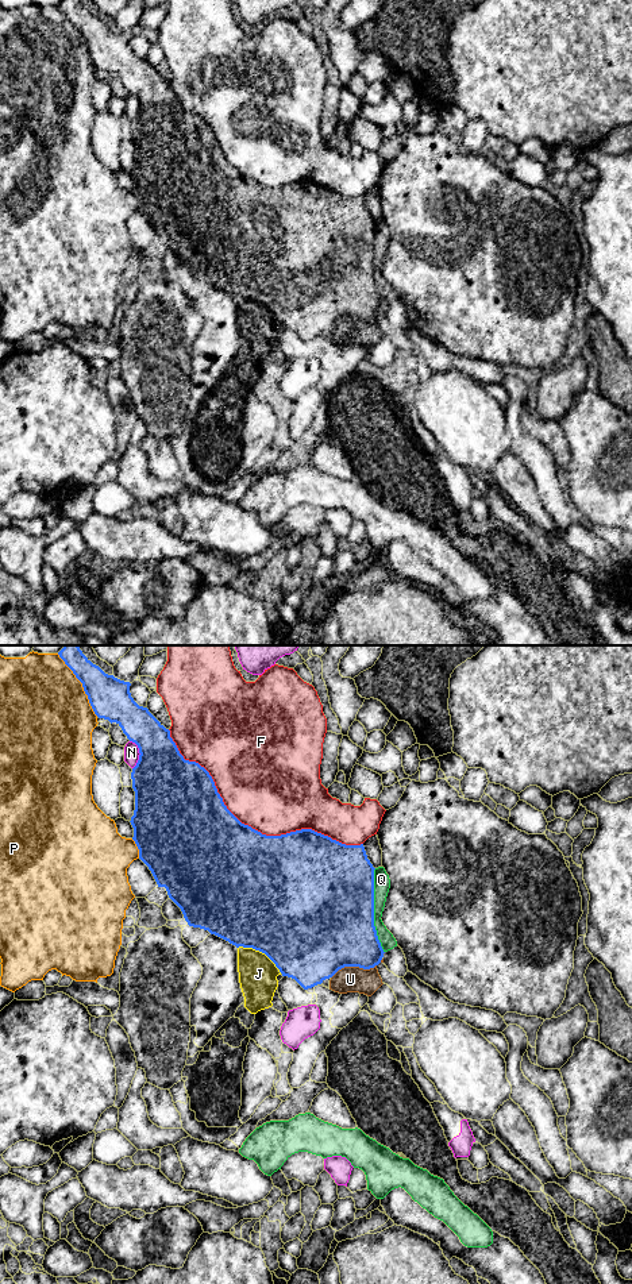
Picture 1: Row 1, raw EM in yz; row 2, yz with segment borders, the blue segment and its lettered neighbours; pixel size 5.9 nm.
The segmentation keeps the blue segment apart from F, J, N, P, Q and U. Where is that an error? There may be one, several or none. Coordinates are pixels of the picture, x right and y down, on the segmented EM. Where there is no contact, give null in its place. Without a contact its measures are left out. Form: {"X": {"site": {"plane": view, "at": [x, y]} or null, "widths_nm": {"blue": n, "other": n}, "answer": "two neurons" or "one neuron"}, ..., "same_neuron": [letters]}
{"F": {"site": {"plane": "yz", "at": [250, 826]}, "widths_nm": {"blue": 500, "other": 500}, "answer": "two neurons"}, "J": {"site": {"plane": "yz", "at": [261, 951]}, "widths_nm": {"blue": 500, "other": 220}, "answer": "two neurons"}, "N": {"site": {"plane": "yz", "at": [139, 752]}, "widths_nm": {"blue": 380, "other": 100}, "answer": "two neurons"}, "P": {"site": {"plane": "yz", "at": [83, 685]}, "widths_nm": {"blue": 240, "other": 480}, "answer": "two neurons"}, "Q": {"site": {"plane": "yz", "at": [373, 910]}, "widths_nm": {"blue": 500, "other": 100}, "answer": "two neurons"}, "U": {"site": {"plane": "yz", "at": [353, 966]}, "widths_nm": {"blue": 480, "other": 160}, "answer": "two neurons"}, "same_neuron": []}

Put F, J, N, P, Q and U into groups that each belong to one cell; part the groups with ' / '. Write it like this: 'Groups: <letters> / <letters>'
Groups: F / J / N / P / Q / U

